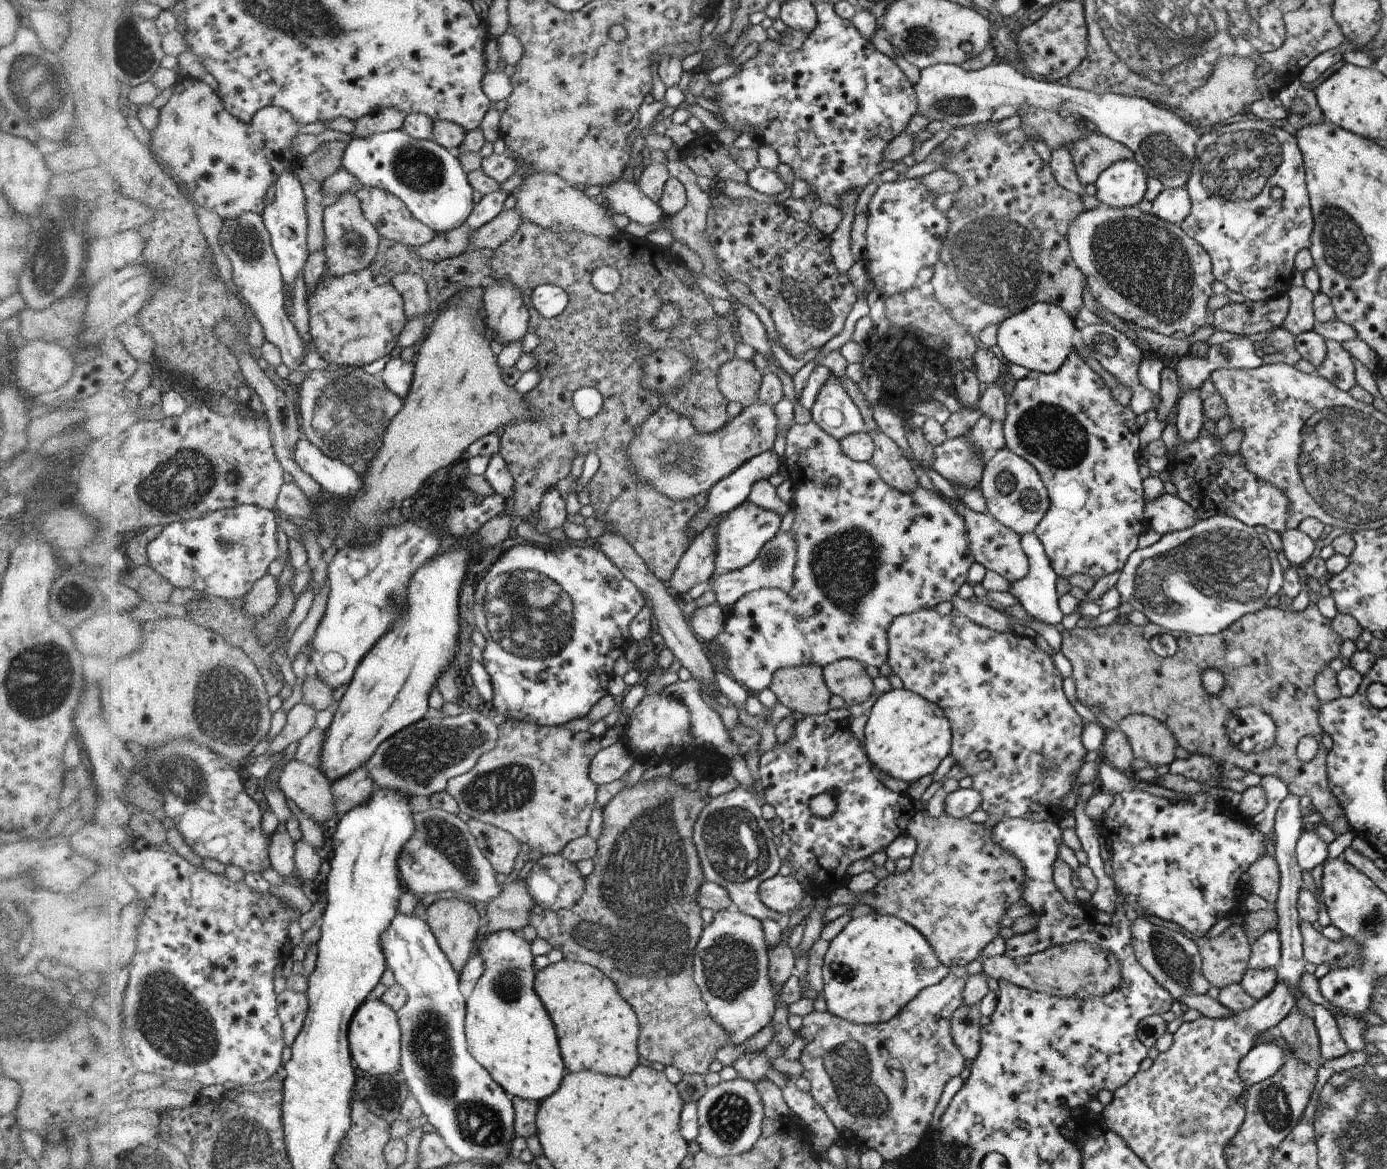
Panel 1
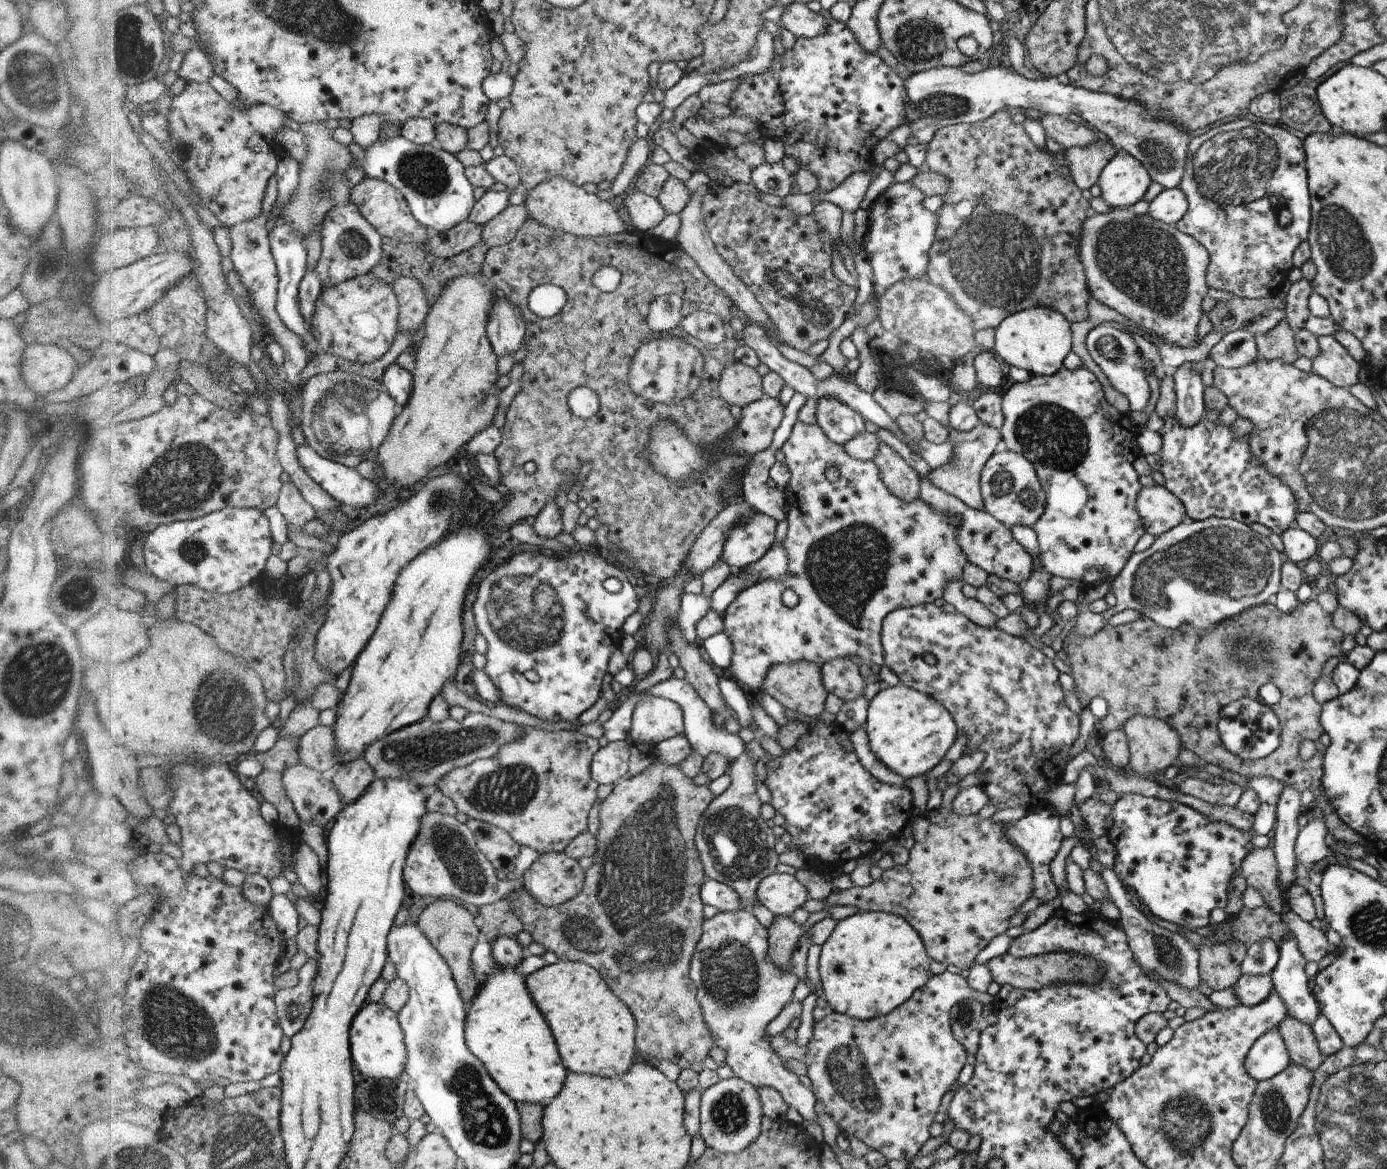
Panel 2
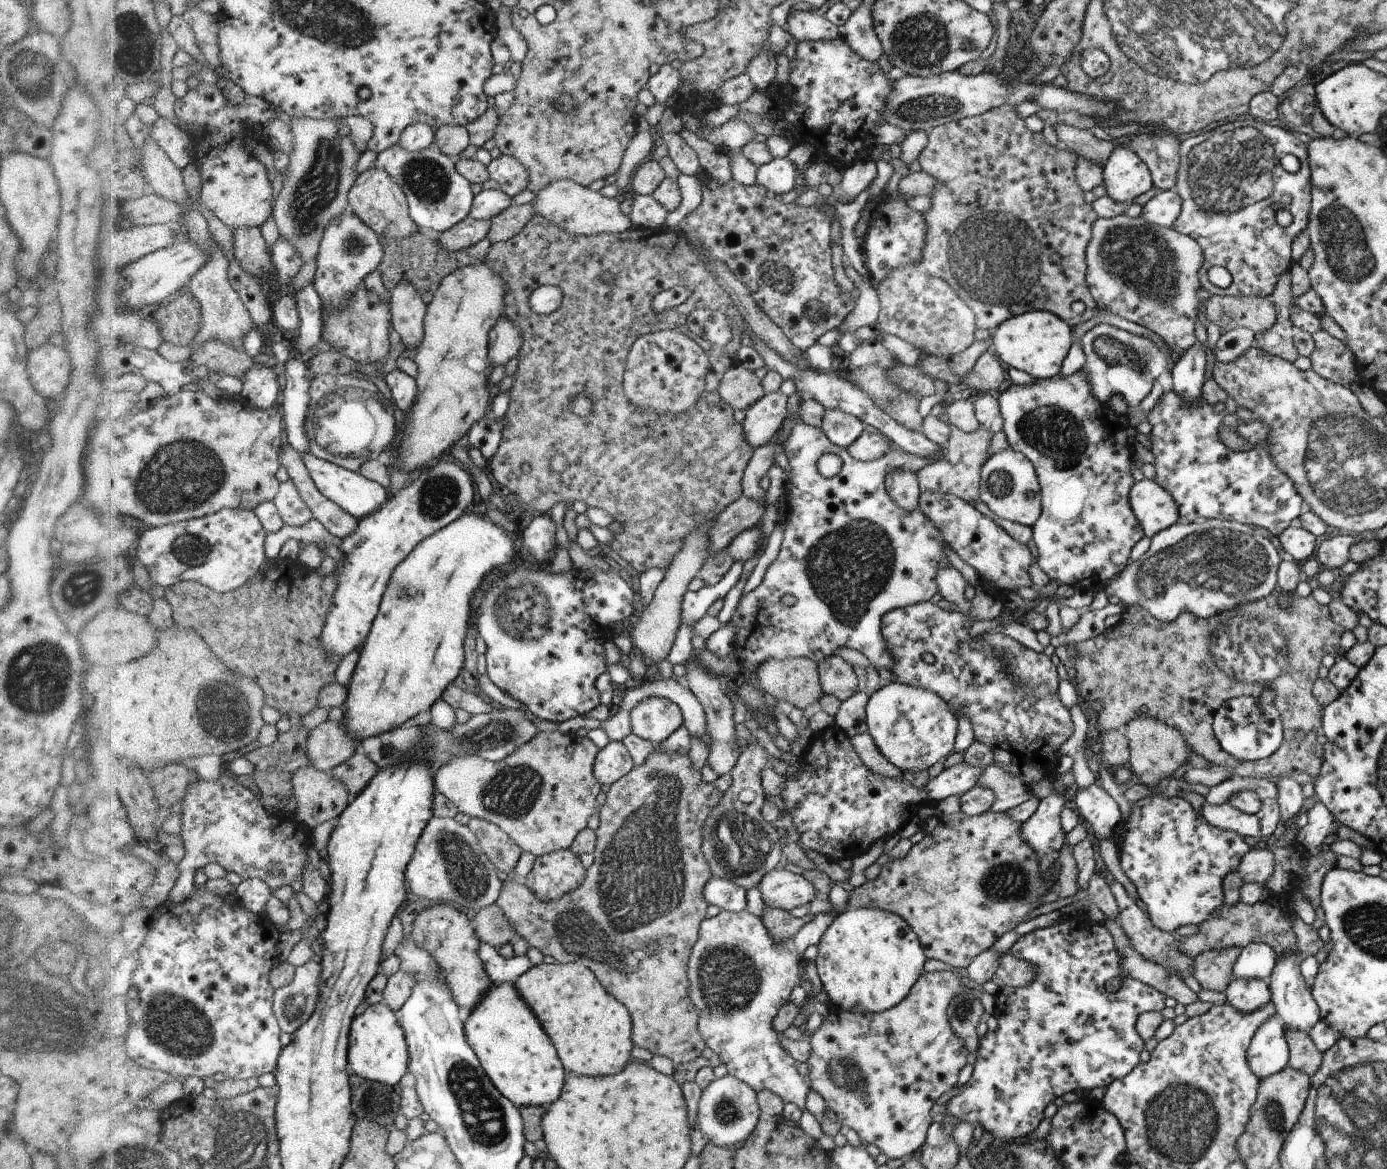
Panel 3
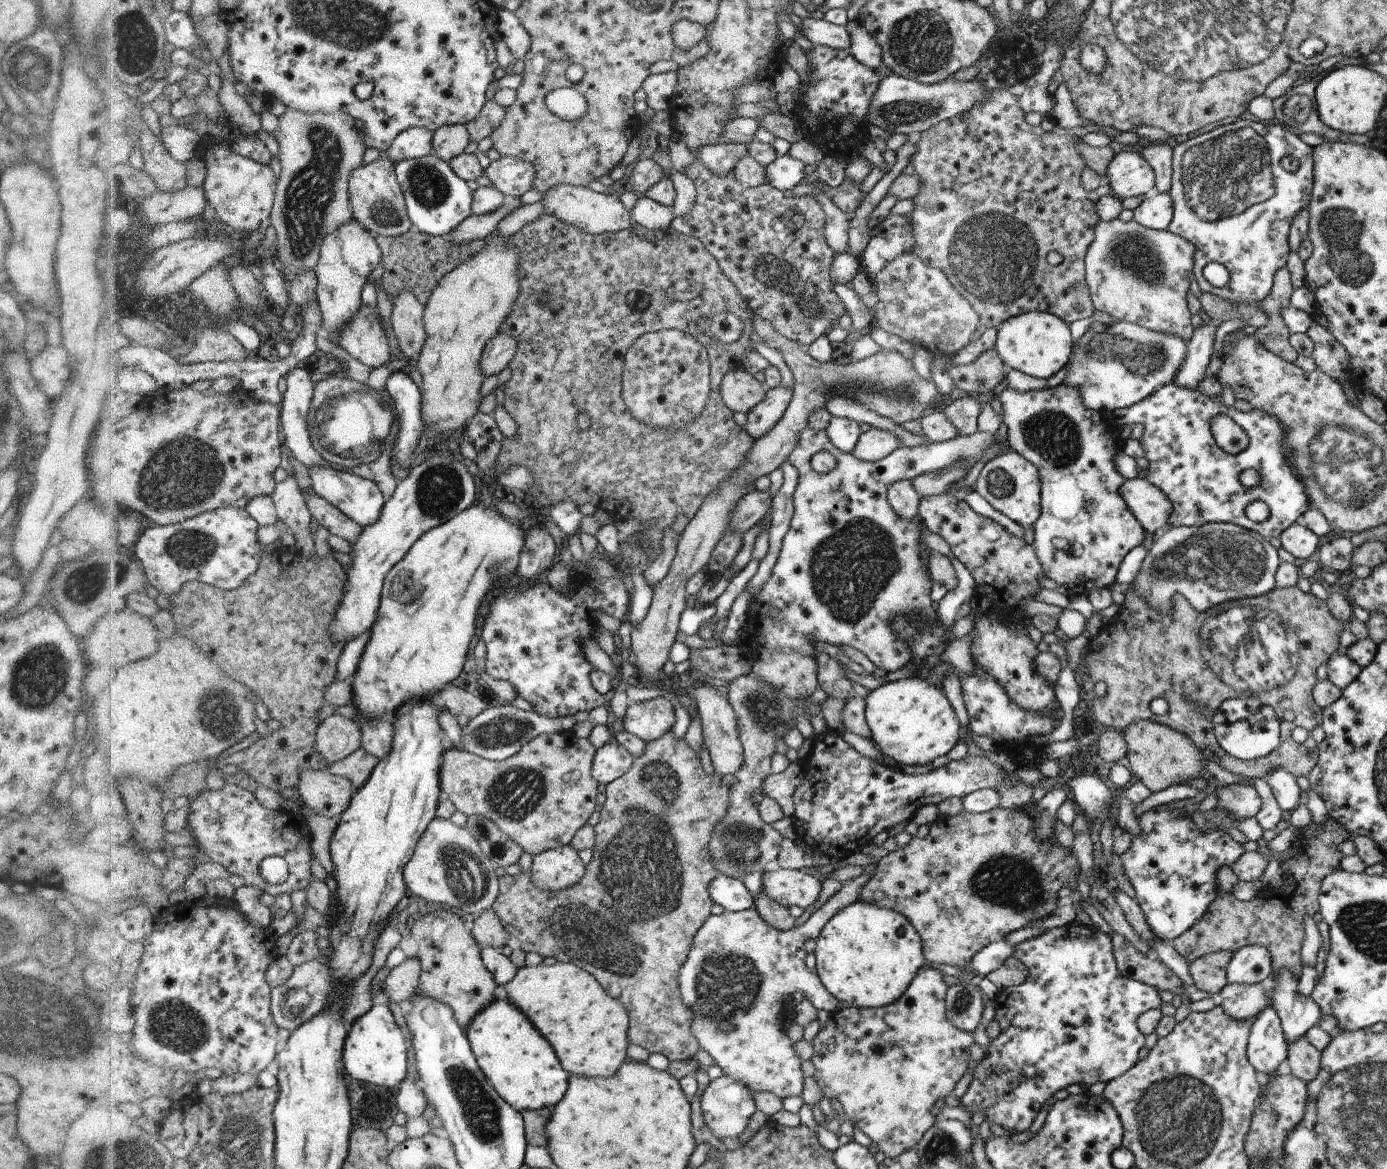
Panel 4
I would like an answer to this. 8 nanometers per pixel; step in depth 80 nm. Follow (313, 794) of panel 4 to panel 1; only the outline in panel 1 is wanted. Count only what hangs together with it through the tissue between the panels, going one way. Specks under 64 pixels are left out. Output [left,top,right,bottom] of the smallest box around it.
[280,758,338,822]

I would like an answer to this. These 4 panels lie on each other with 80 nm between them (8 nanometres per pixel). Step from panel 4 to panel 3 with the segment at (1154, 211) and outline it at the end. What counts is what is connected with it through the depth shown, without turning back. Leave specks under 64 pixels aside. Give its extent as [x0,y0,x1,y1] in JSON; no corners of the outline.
[1140,188,1182,228]

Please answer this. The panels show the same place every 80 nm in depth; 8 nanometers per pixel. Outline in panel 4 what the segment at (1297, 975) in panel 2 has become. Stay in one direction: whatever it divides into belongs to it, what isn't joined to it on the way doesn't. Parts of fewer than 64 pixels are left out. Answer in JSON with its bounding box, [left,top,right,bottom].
[1268,969,1322,1044]

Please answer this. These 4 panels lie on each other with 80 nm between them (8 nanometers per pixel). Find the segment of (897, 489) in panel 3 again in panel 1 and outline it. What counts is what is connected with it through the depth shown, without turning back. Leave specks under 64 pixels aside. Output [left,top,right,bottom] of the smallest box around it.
[867,430,918,492]

